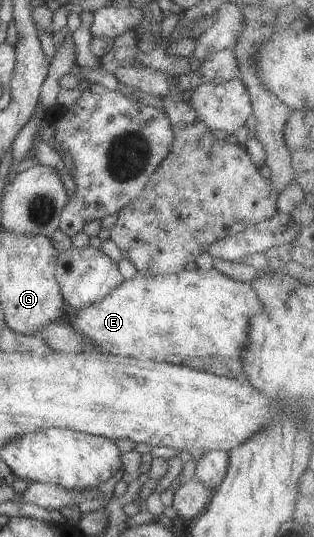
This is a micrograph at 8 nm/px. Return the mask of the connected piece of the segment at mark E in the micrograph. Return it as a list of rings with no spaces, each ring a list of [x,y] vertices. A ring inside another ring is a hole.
[[[215,268],[201,269],[182,269],[179,273],[169,273],[169,275],[141,275],[139,271],[135,275],[127,280],[124,280],[121,285],[117,285],[111,293],[103,301],[99,303],[91,303],[88,307],[83,307],[79,311],[67,310],[63,321],[68,321],[69,325],[73,326],[75,331],[83,333],[89,341],[93,341],[95,345],[99,345],[103,349],[104,353],[111,353],[113,355],[121,356],[129,355],[129,357],[135,357],[137,359],[147,359],[155,361],[165,361],[165,360],[178,360],[182,358],[205,358],[205,357],[237,357],[240,359],[241,351],[243,347],[249,343],[249,321],[253,315],[257,315],[257,311],[263,307],[261,301],[259,301],[259,296],[255,293],[255,289],[251,287],[249,281],[243,282],[237,279],[232,279],[226,274],[217,271]]]

